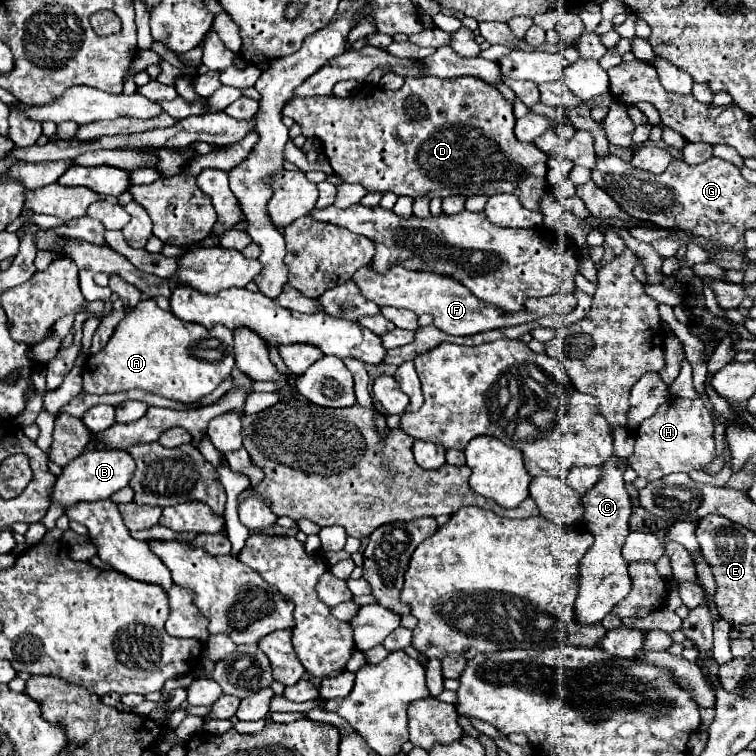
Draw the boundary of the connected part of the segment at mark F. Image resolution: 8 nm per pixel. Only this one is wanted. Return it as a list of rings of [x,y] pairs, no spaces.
[[[365,265],[353,275],[353,281],[359,285],[361,293],[373,303],[377,303],[379,307],[401,307],[401,309],[413,311],[415,315],[429,313],[433,315],[433,325],[449,335],[475,335],[475,333],[491,331],[491,329],[515,327],[521,323],[537,321],[543,315],[553,315],[553,313],[567,315],[575,309],[573,293],[561,293],[561,295],[551,295],[551,297],[527,299],[525,311],[519,311],[519,313],[511,313],[511,315],[499,313],[499,307],[491,303],[483,303],[455,279],[425,273],[425,271],[409,271],[403,267],[391,267],[387,273],[375,273],[369,265]]]

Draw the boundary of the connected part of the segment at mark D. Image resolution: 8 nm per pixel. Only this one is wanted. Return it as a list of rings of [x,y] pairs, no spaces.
[[[405,77],[405,83],[401,89],[397,91],[389,91],[389,89],[381,89],[375,85],[363,85],[361,91],[353,97],[345,97],[345,99],[337,99],[333,95],[327,97],[293,97],[287,107],[283,109],[283,115],[291,117],[293,121],[297,121],[303,129],[305,137],[313,137],[319,139],[323,143],[323,151],[333,167],[333,173],[345,181],[345,183],[359,183],[363,185],[367,191],[391,191],[395,195],[409,195],[413,199],[417,197],[449,197],[449,195],[495,195],[495,193],[511,193],[517,195],[519,201],[523,203],[523,207],[531,209],[531,211],[539,211],[539,203],[541,199],[549,193],[551,187],[547,187],[549,179],[547,179],[547,155],[537,149],[533,143],[521,143],[519,139],[515,139],[513,135],[513,125],[515,125],[515,117],[513,117],[513,105],[509,101],[503,99],[503,95],[489,87],[487,83],[483,83],[481,79],[469,79],[469,77],[459,77],[459,79],[437,79],[437,77]]]

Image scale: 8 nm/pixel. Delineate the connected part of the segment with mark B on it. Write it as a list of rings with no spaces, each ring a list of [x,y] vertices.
[[[87,449],[83,455],[73,459],[63,467],[63,475],[57,477],[51,499],[61,503],[63,507],[69,507],[77,501],[99,501],[107,499],[119,489],[127,487],[131,481],[131,475],[135,473],[135,459],[131,459],[129,451],[115,449],[115,451],[93,451]]]

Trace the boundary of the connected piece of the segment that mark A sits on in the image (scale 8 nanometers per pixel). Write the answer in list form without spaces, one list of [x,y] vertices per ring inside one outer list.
[[[143,299],[117,325],[109,343],[99,353],[87,357],[83,371],[83,391],[93,395],[107,395],[129,389],[143,389],[147,393],[155,393],[167,399],[195,403],[201,397],[213,393],[219,387],[219,383],[225,377],[229,377],[233,367],[233,333],[227,327],[217,325],[215,329],[207,331],[205,327],[199,327],[199,323],[183,323],[173,313],[163,311],[153,299]]]

